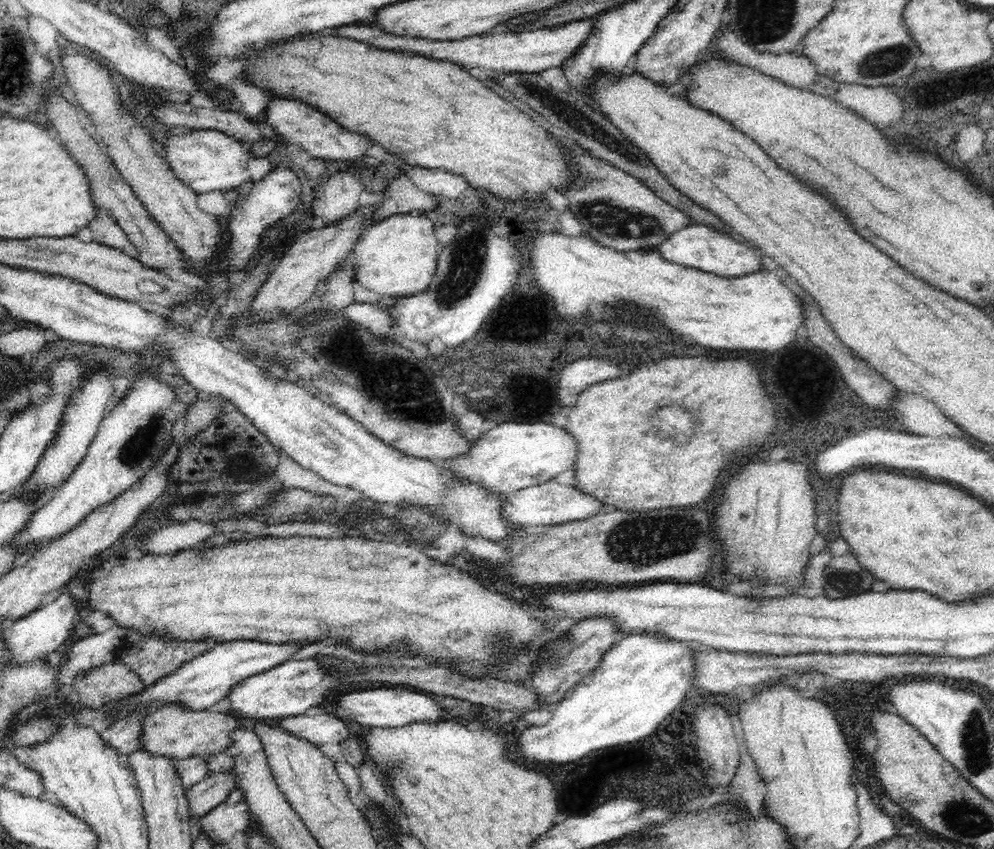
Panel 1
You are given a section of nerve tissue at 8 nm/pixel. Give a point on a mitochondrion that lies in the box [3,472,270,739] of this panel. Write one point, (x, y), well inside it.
(42, 714)

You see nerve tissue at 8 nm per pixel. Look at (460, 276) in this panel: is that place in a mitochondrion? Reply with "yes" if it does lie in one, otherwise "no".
yes

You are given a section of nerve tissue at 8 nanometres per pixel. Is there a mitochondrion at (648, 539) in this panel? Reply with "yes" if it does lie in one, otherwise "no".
yes

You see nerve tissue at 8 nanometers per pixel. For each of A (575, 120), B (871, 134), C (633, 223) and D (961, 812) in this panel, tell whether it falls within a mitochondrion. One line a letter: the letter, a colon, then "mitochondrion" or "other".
A: mitochondrion
B: other
C: mitochondrion
D: mitochondrion

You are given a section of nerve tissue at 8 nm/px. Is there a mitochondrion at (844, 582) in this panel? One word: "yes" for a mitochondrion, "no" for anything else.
yes

